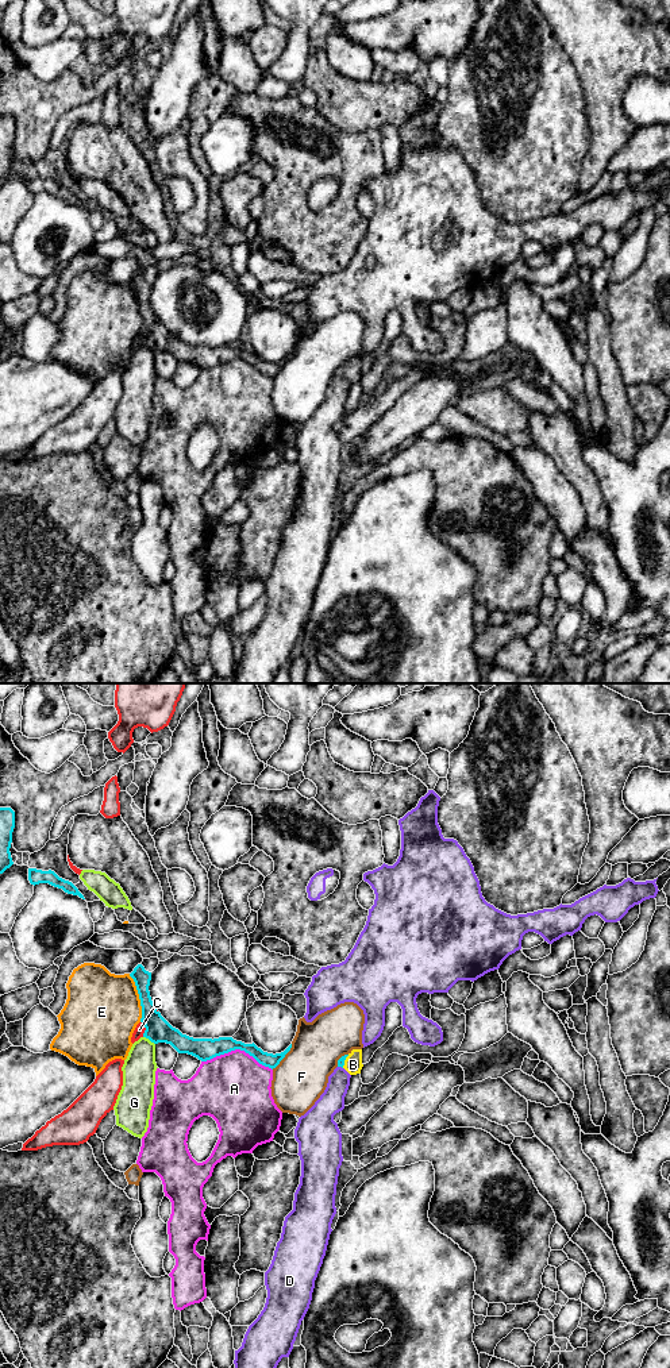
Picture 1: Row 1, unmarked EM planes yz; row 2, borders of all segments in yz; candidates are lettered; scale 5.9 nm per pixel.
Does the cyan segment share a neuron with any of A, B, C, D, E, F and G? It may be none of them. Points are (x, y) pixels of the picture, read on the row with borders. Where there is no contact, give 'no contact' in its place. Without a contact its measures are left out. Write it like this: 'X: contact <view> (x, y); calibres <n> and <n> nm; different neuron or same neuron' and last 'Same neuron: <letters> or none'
A: contact yz (237, 1048); calibres 130 and 420 nm; different neuron
B: contact yz (343, 1062); calibres 50 and 110 nm; same neuron
C: contact yz (146, 1029); calibres 150 and 60 nm; different neuron
D: contact yz (341, 1066); calibres 50 and 150 nm; different neuron
E: contact yz (139, 998); calibres 150 and 440 nm; different neuron
F: contact yz (284, 1056); calibres 90 and 320 nm; different neuron
G: contact yz (149, 1039); calibres 150 and 200 nm; different neuron
Same neuron: B

